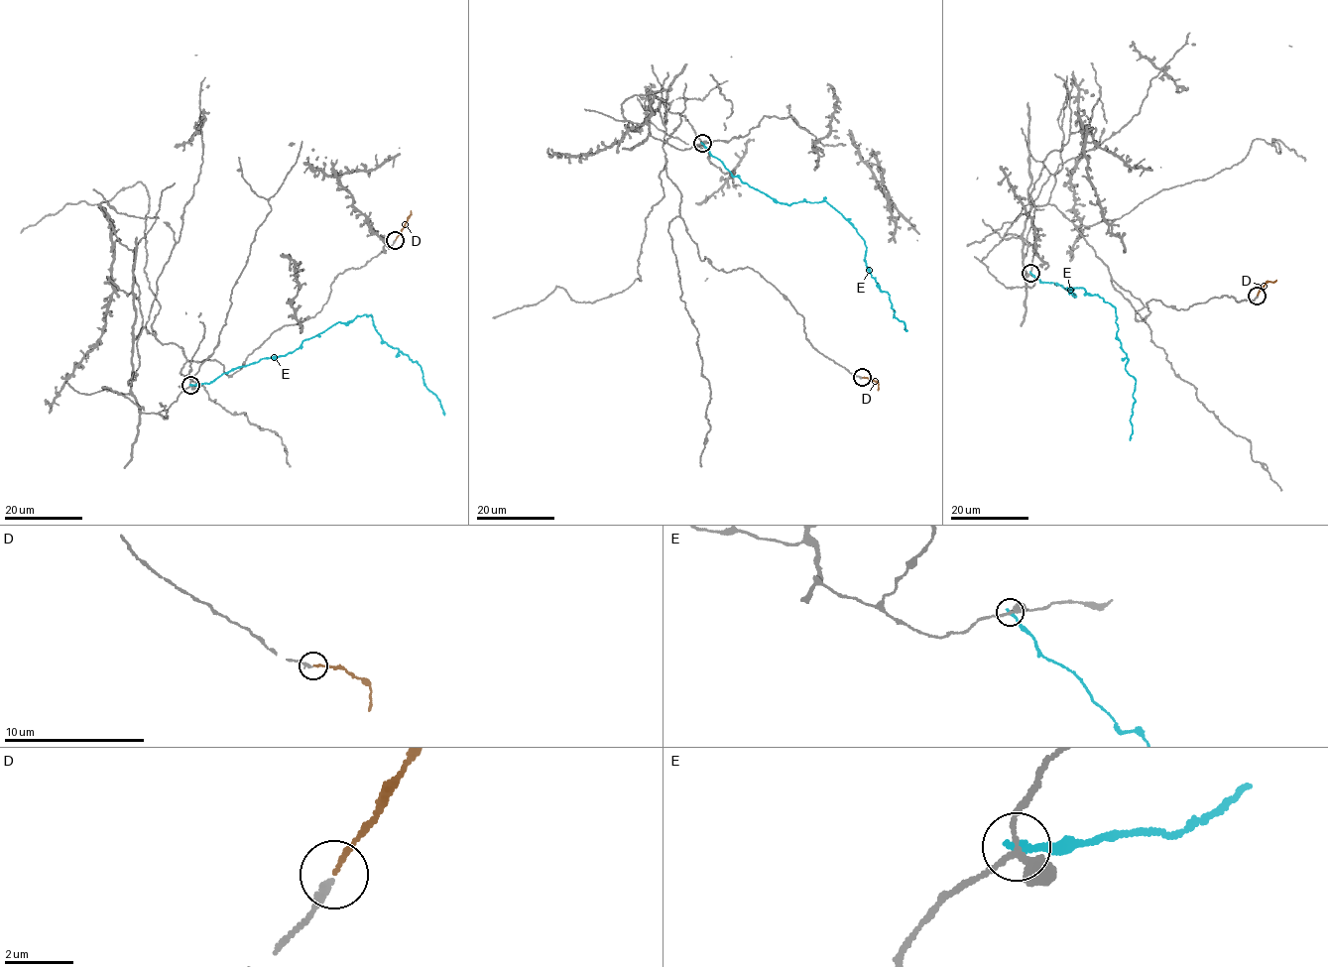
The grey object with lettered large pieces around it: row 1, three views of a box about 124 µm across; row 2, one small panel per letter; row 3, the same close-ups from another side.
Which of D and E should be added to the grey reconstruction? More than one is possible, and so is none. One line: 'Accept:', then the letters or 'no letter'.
Accept: D

